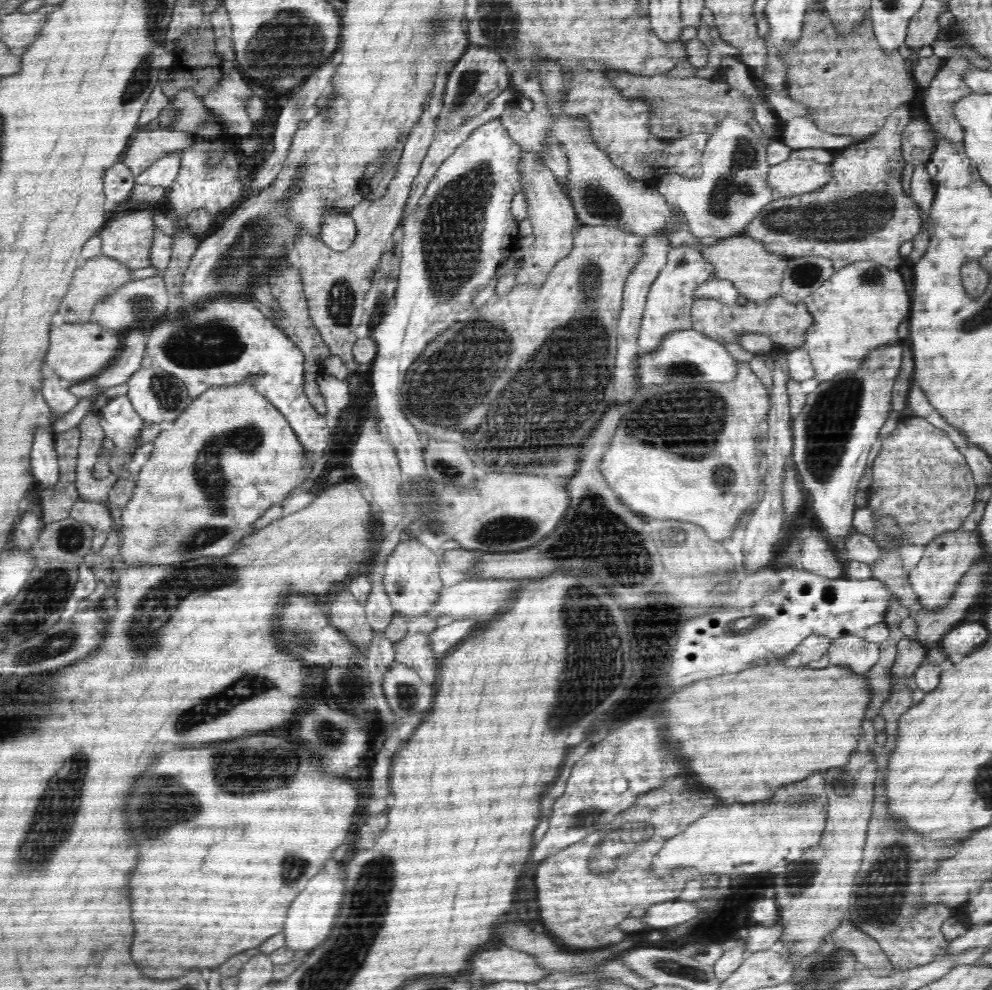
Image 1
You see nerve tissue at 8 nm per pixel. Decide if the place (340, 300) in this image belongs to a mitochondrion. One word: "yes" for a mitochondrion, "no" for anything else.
yes

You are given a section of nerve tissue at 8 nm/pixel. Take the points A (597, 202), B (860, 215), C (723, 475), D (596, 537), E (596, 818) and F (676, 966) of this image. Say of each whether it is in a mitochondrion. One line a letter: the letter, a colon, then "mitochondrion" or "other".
A: mitochondrion
B: mitochondrion
C: mitochondrion
D: mitochondrion
E: mitochondrion
F: mitochondrion

